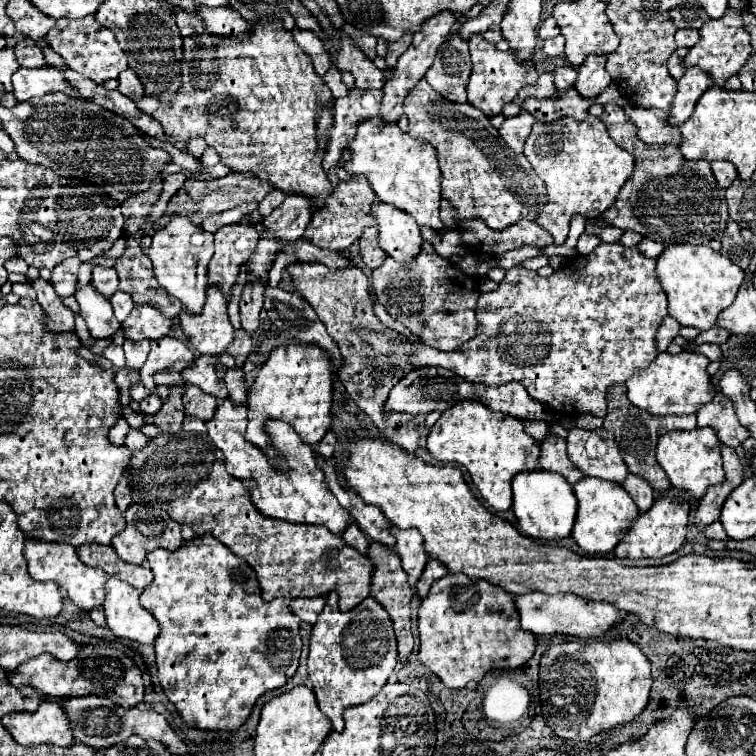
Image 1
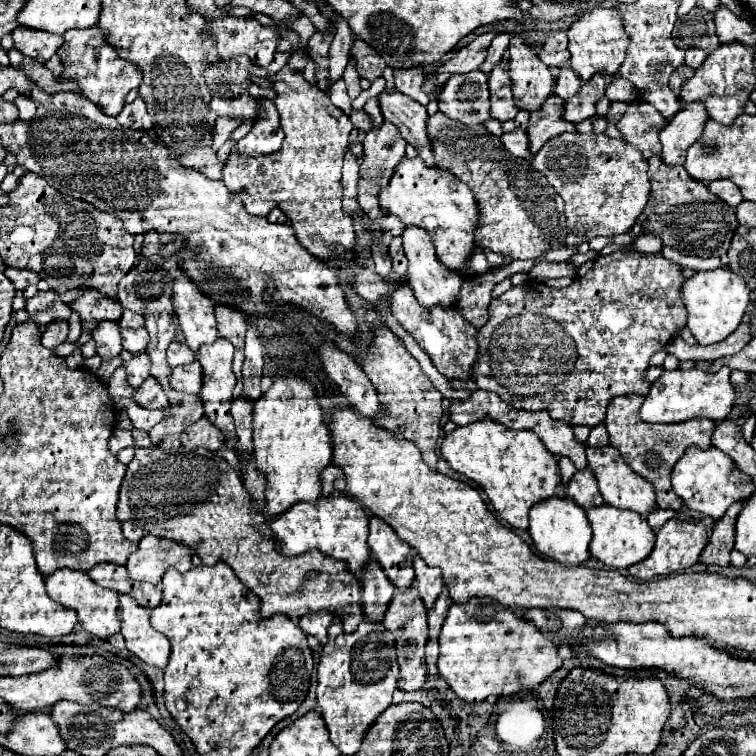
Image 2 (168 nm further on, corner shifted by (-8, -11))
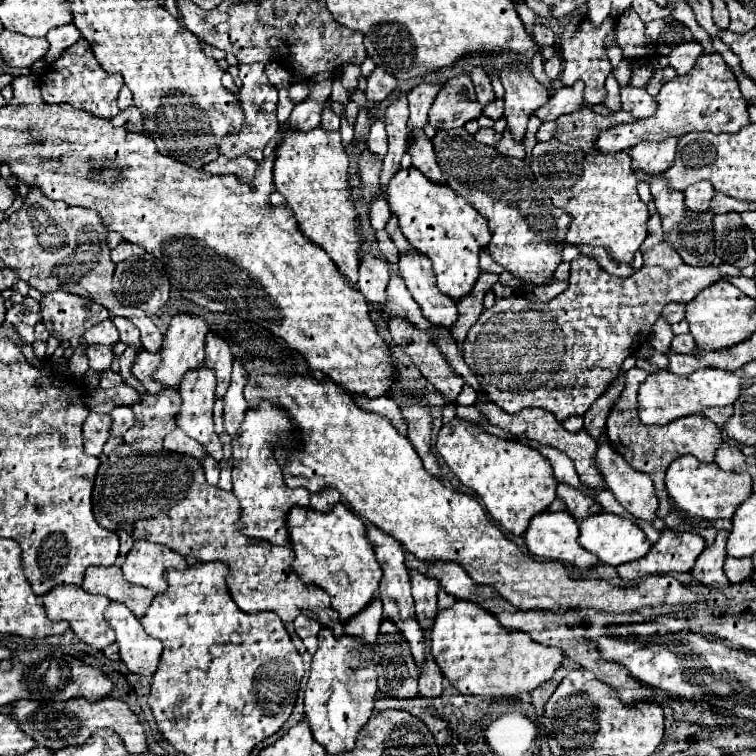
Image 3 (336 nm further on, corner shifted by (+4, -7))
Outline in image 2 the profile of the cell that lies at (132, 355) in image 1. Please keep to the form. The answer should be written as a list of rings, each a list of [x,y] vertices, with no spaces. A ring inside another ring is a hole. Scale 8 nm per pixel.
[[[138,354],[134,356],[130,362],[126,362],[126,380],[132,388],[138,388],[146,378],[148,378],[148,356],[146,354]]]

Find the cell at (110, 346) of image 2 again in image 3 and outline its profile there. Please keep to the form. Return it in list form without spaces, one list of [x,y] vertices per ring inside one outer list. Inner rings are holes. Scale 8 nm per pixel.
[[[92,344],[88,350],[86,350],[86,356],[90,360],[90,368],[92,370],[108,370],[110,368],[110,362],[114,358],[112,354],[112,348],[108,346],[98,346],[98,344]]]

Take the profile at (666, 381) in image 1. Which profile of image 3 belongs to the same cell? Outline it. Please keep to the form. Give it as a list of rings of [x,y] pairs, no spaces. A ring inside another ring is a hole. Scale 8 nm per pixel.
[[[700,368],[698,372],[690,376],[680,376],[668,370],[658,370],[648,374],[646,382],[640,384],[638,390],[638,416],[642,424],[668,424],[676,418],[688,416],[688,414],[700,414],[706,408],[722,408],[740,396],[742,380],[720,368]]]

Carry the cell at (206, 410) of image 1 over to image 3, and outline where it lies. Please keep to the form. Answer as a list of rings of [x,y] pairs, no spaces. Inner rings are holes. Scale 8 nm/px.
[[[176,428],[174,432],[170,432],[164,438],[164,448],[172,450],[172,452],[180,452],[180,454],[190,454],[194,458],[204,458],[206,456],[204,446],[198,444],[196,440],[192,440],[190,436],[186,436],[180,428]]]

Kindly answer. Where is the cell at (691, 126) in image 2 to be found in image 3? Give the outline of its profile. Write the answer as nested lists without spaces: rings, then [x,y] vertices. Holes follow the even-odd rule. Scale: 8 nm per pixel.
[[[668,138],[662,142],[640,142],[636,148],[630,150],[632,156],[632,168],[644,170],[648,174],[666,172],[674,164],[676,156],[676,144],[678,138]]]

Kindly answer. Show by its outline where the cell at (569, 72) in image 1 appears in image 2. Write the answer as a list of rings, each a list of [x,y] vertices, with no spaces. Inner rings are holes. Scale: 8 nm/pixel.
[[[562,68],[562,70],[558,72],[558,76],[556,76],[554,94],[566,100],[566,98],[574,96],[574,94],[578,92],[578,88],[580,88],[580,78],[576,76],[576,72],[570,70],[570,68]]]

